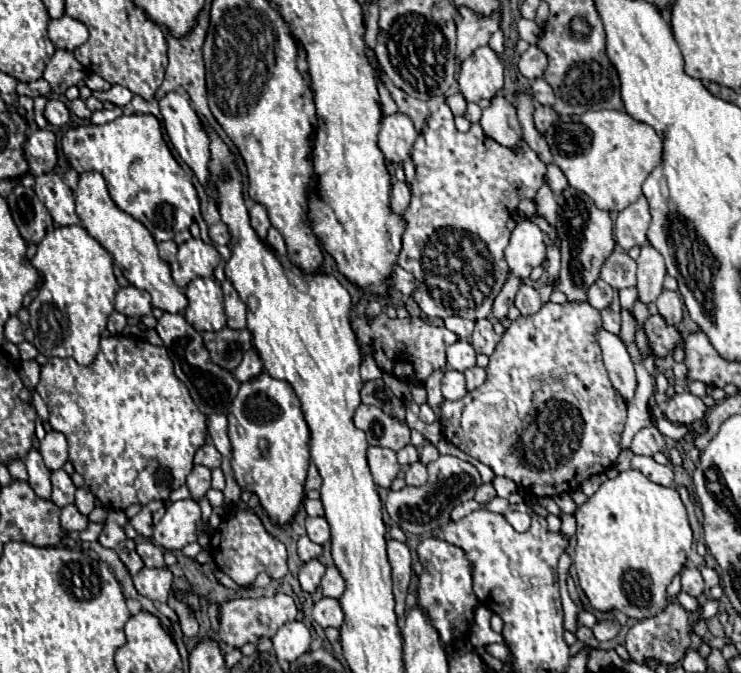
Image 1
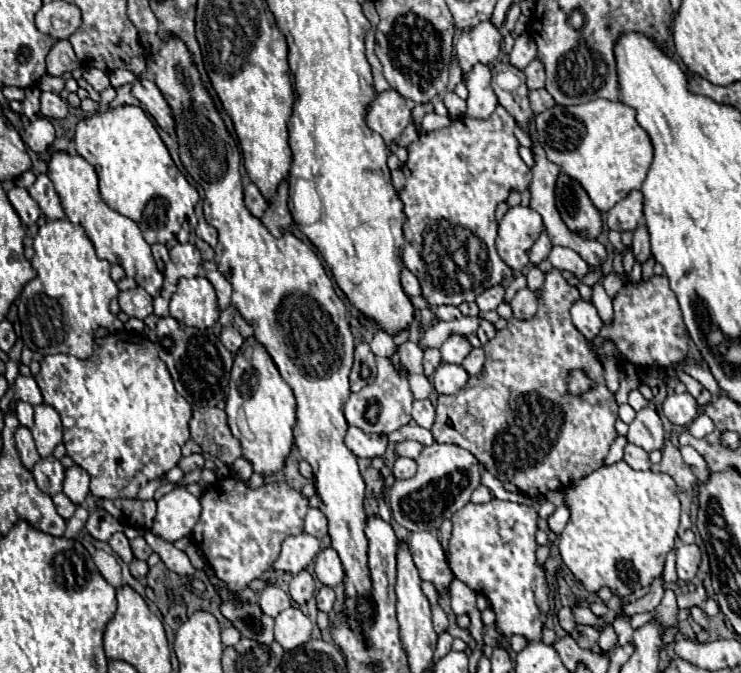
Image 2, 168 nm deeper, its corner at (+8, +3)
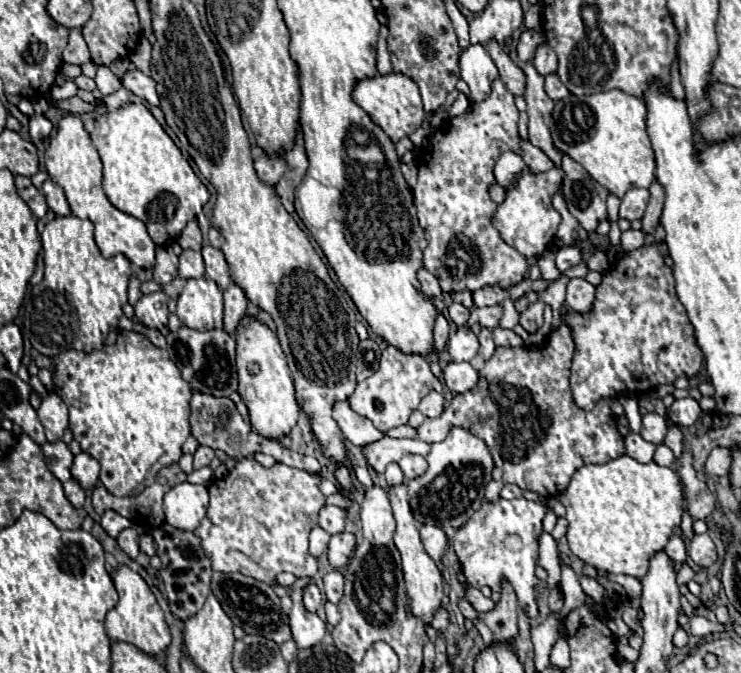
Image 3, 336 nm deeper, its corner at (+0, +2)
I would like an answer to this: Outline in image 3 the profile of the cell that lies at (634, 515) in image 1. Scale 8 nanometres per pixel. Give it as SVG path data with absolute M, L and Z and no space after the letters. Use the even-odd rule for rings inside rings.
M622 454L606 464L586 464L578 468L570 480L570 486L560 494L566 506L568 520L568 544L570 550L586 564L602 568L612 574L630 574L642 578L648 572L650 556L666 546L672 528L680 524L684 496L680 488L680 478L672 468L658 466L656 462L636 462L634 458Z

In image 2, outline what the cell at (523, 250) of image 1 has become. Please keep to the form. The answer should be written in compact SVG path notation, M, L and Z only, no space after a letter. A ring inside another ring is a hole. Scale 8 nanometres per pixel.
M512 207L498 227L496 249L500 259L512 269L522 271L528 265L528 251L544 229L542 217L530 207Z

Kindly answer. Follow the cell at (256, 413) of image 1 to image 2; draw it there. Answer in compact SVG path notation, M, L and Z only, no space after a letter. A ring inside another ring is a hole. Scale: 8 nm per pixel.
M248 337L234 357L230 393L226 399L228 425L242 445L242 457L252 463L254 473L264 477L278 473L294 447L292 429L296 425L296 399L290 385L280 377L274 361L254 337Z

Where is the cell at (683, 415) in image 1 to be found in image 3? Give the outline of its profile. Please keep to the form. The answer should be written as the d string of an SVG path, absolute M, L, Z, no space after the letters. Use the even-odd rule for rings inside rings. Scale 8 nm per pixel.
M690 396L682 398L682 400L674 400L674 404L670 406L670 418L676 426L692 426L698 418L700 418L702 410L698 406L698 402Z

